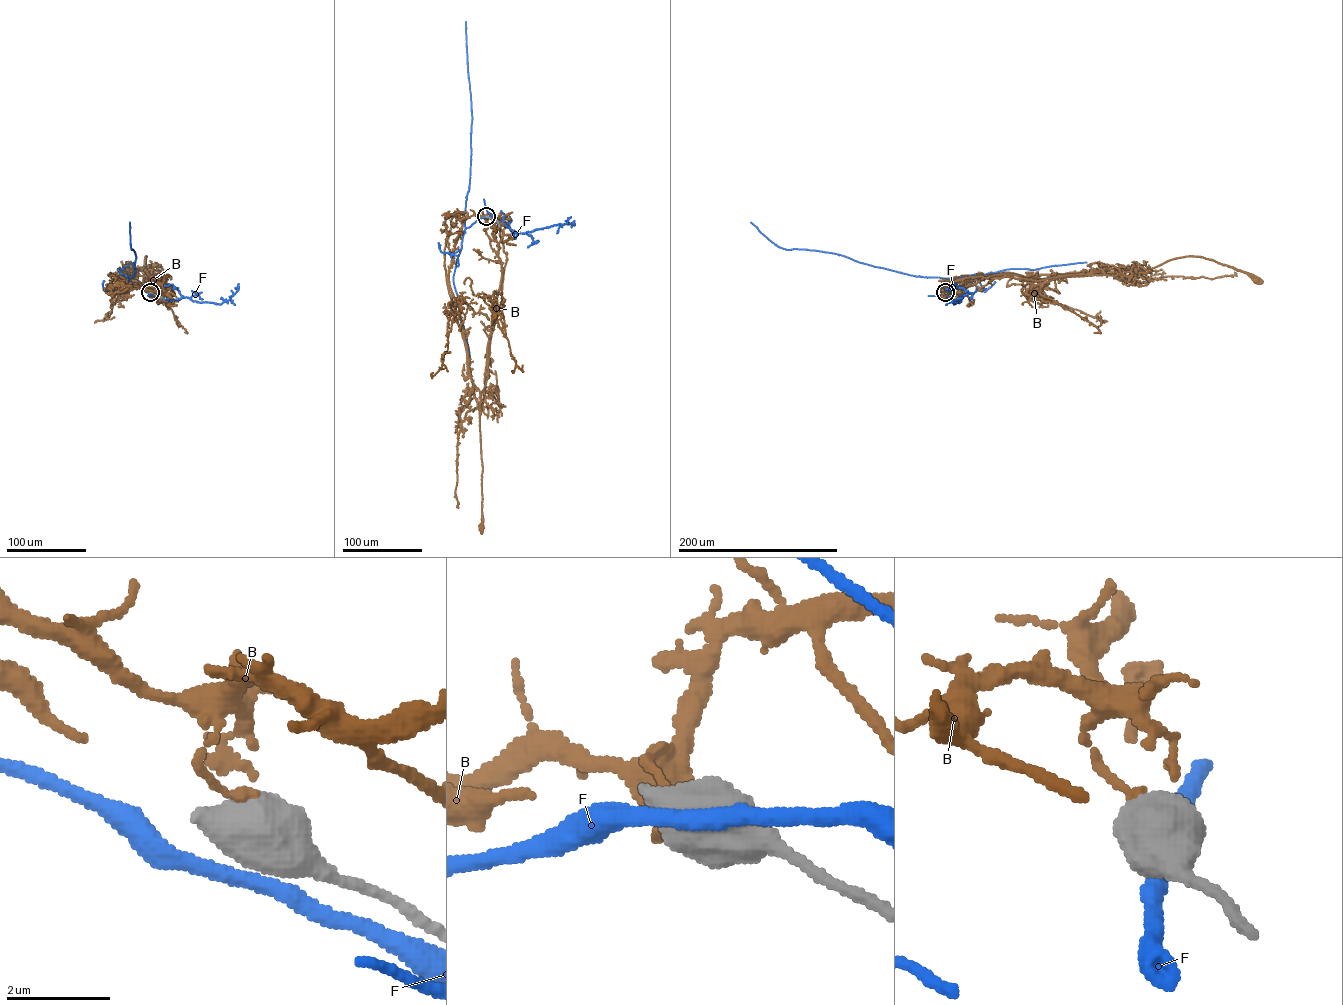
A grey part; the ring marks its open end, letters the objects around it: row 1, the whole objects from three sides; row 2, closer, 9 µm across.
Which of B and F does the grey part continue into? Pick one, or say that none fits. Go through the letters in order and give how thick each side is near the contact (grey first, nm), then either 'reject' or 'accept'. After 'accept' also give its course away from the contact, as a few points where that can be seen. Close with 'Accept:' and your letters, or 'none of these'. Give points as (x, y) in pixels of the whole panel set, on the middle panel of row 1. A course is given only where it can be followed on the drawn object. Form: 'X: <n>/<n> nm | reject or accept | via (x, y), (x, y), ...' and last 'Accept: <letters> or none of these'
B: 750/170 nm | reject
F: 800/340 nm | reject
Accept: none of these

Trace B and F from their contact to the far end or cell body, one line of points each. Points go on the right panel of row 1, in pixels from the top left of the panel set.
B: (945, 292), (985, 278), (1037, 284), (1188, 256), (1256, 279)
F: (946, 293), (956, 285), (954, 279), (910, 275), (829, 252), (786, 249), (772, 242), (751, 222)

